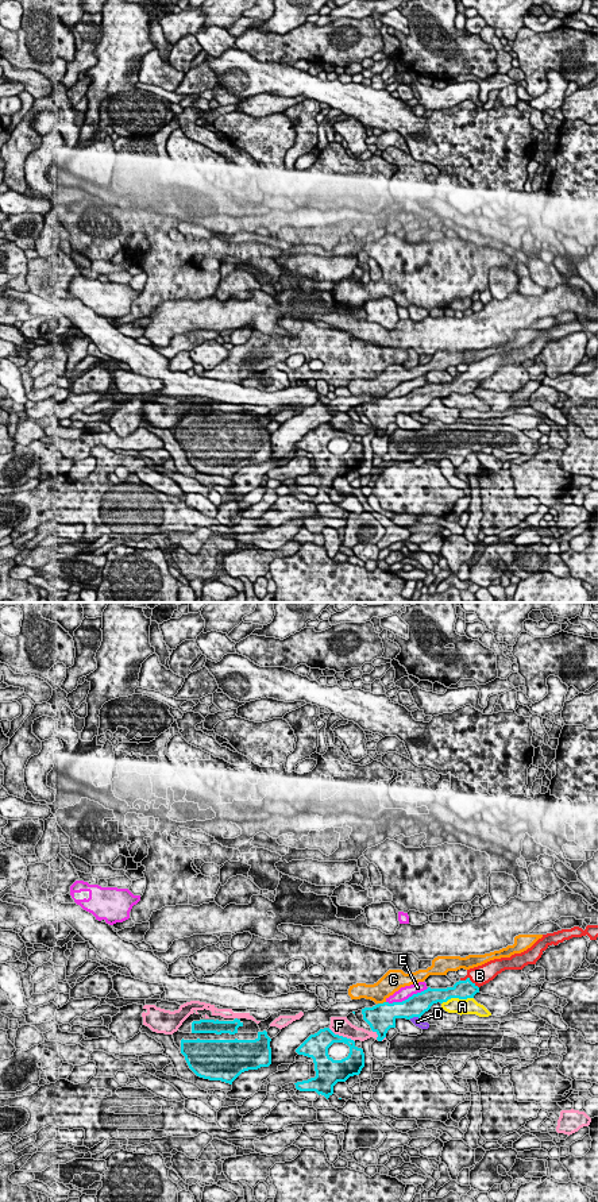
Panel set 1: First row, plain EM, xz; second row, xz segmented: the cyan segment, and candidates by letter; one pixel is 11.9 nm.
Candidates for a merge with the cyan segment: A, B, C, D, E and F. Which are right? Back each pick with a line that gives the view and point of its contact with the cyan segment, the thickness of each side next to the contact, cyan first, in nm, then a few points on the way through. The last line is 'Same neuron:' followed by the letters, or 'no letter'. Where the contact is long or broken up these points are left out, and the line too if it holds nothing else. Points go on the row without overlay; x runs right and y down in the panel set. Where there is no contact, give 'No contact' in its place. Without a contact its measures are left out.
B: Touches cyan at xz (469, 374). Thickness 220 nm (cyan) against 240 nm. Path across: xz (466, 384), (469, 374), (479, 370)
Same neuron: B

